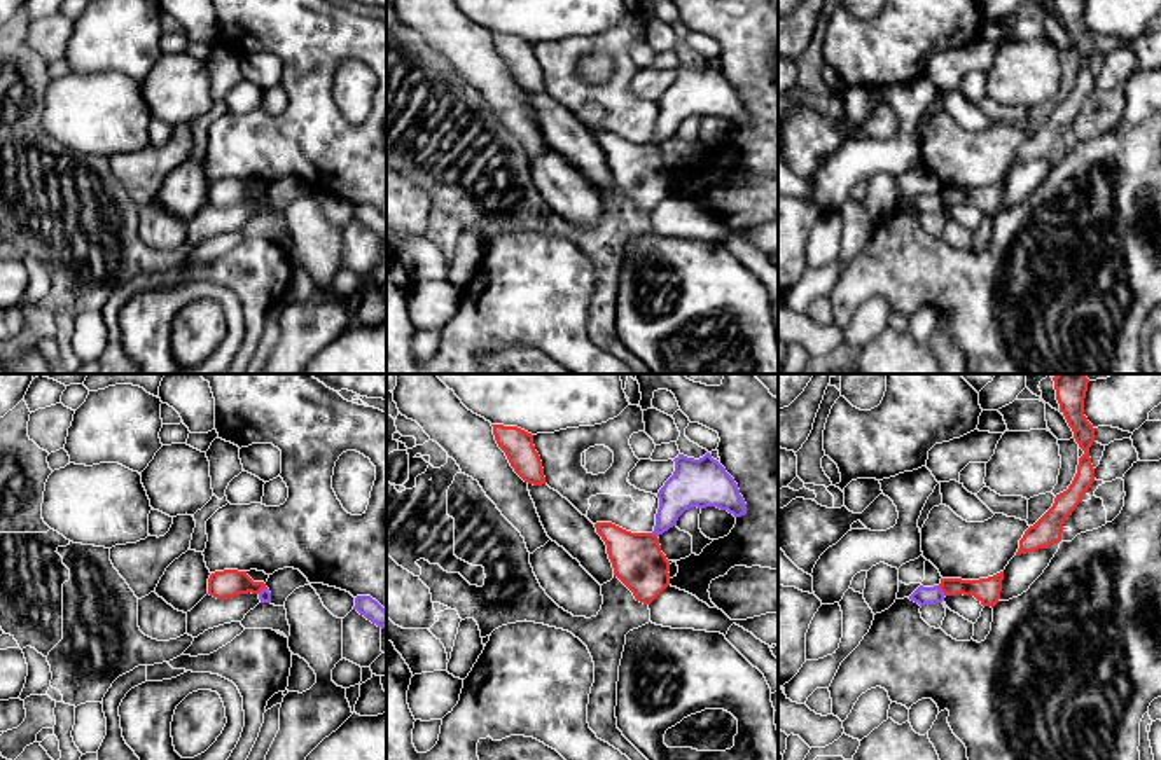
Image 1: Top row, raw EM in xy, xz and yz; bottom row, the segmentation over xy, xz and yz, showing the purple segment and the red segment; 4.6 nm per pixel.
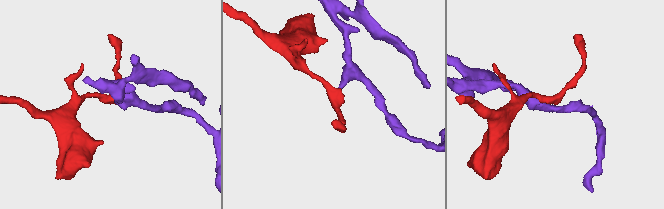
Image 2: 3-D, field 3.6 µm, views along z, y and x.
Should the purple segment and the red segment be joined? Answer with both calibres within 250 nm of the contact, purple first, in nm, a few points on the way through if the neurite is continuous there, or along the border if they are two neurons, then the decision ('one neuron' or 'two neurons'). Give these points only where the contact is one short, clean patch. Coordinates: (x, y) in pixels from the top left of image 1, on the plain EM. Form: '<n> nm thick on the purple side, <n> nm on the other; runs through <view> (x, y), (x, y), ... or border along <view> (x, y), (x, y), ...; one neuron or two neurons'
80 nm thick on the purple side, 120 nm on the other; border along yz (938, 194), (945, 203); two neurons

